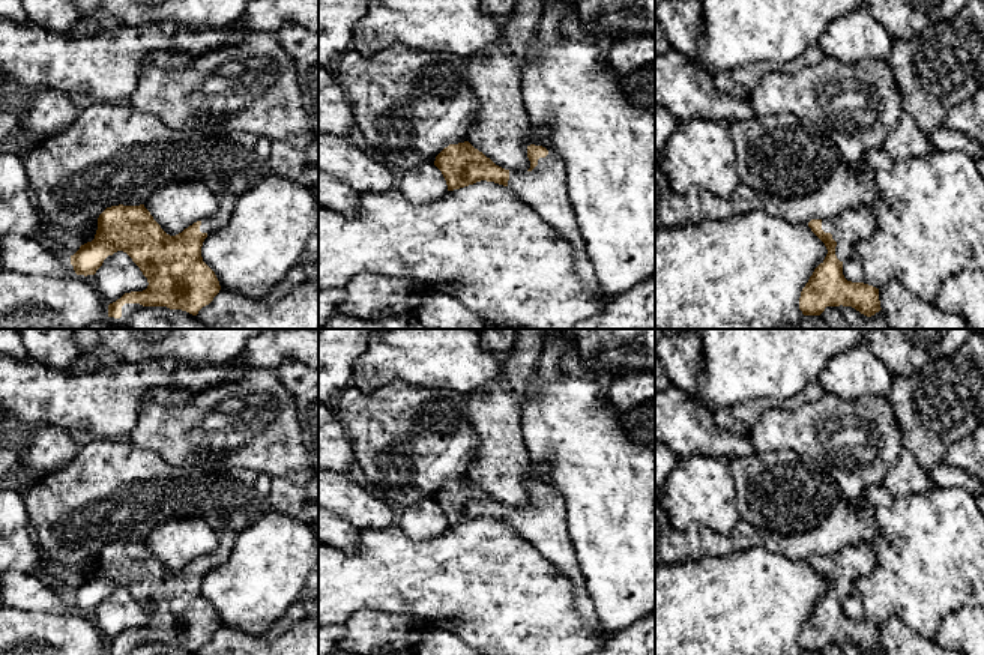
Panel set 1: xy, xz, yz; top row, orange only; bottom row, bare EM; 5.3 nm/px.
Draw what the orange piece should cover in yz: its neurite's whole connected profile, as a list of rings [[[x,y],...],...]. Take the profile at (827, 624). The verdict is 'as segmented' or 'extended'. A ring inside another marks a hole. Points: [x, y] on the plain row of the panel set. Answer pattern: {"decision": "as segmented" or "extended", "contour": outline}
{"decision": "extended", "contour": [[[873,542],[844,545],[834,556],[811,556],[811,568],[825,580],[828,590],[814,605],[801,628],[799,646],[804,652],[820,652],[826,643],[852,643],[871,653],[879,649],[879,625],[847,617],[843,611],[843,598],[855,581],[870,574],[876,566],[876,547]]]}

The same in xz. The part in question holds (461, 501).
{"decision": "extended", "contour": [[[464,478],[445,484],[436,493],[434,502],[442,508],[448,527],[481,517],[511,524],[521,538],[572,580],[577,611],[583,622],[598,632],[599,619],[569,539],[563,499],[553,488],[535,481],[527,482],[527,494],[530,497],[527,508],[509,508]]]}

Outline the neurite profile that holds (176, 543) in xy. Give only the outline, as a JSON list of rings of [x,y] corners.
[[[171,518],[155,527],[144,544],[161,565],[176,572],[219,544],[216,532],[201,518]]]

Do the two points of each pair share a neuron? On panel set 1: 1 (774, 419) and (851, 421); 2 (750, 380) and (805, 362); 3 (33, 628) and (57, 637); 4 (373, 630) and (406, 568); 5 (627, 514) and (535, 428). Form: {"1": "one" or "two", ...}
{"1": "one", "2": "one", "3": "one", "4": "two", "5": "one"}

